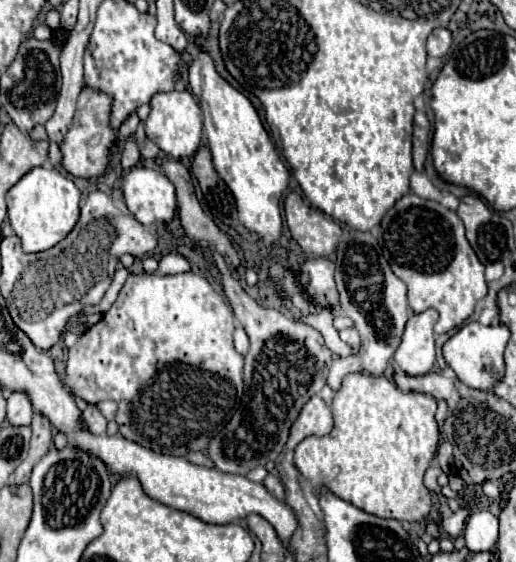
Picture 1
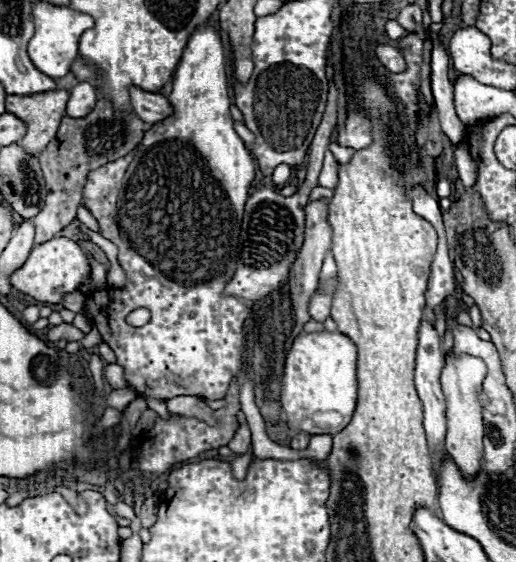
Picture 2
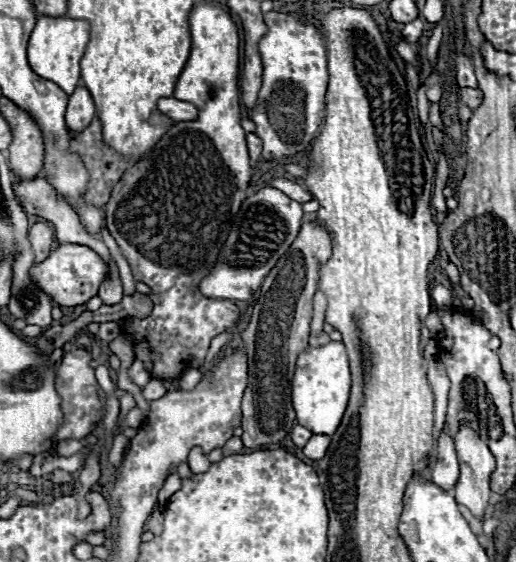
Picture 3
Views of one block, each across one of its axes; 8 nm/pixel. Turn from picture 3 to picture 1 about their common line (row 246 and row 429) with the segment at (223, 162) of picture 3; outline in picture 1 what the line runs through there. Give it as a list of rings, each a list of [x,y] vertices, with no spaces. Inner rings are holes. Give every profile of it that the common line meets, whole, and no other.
[[[132,272],[112,308],[70,348],[66,384],[74,396],[88,404],[116,400],[116,422],[124,438],[160,454],[186,456],[192,450],[202,452],[210,438],[226,426],[242,400],[244,356],[234,350],[232,334],[234,314],[204,276],[194,272],[176,276]]]

